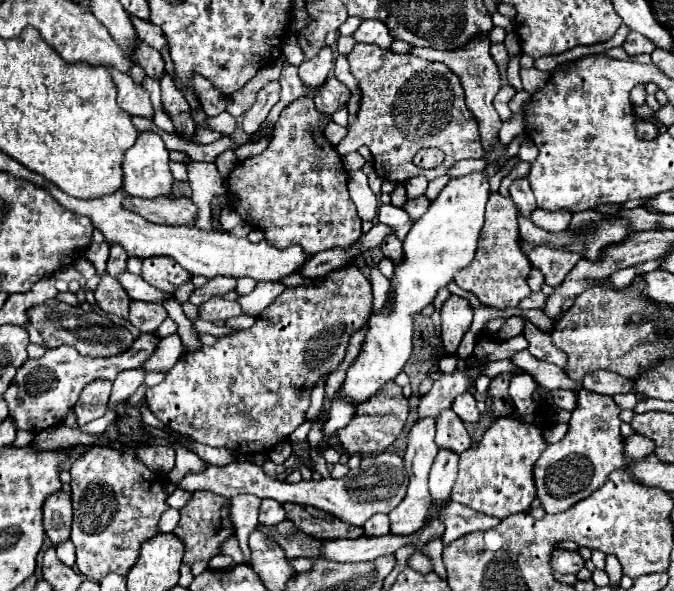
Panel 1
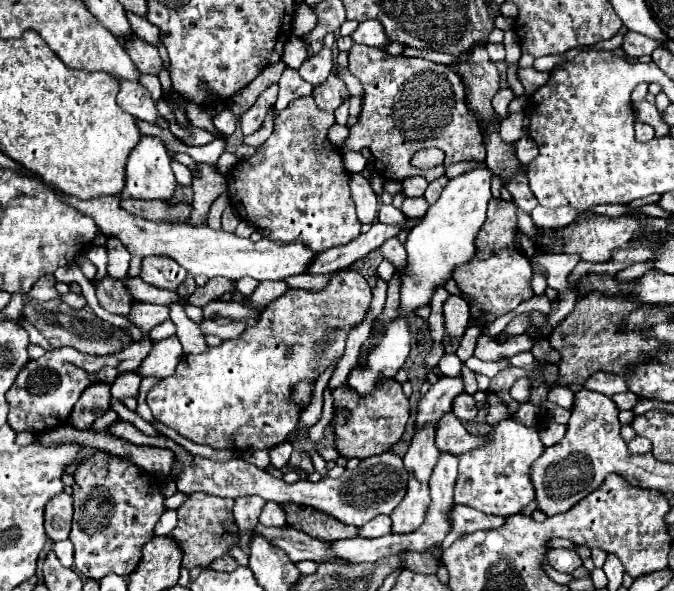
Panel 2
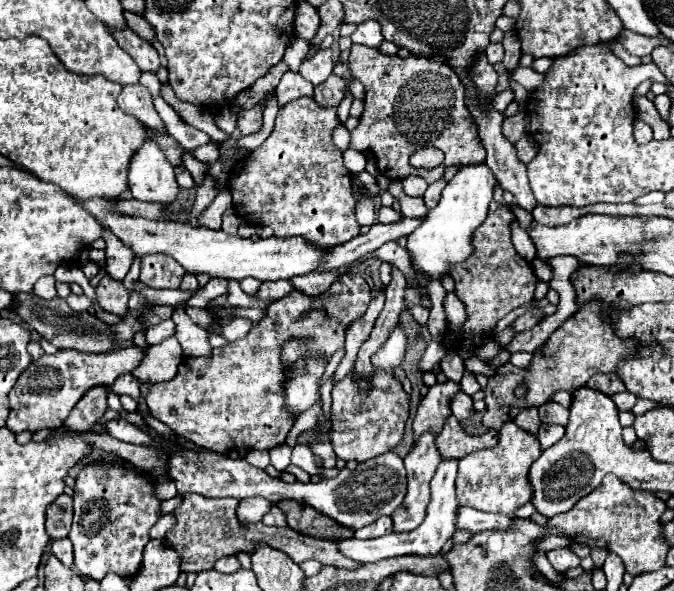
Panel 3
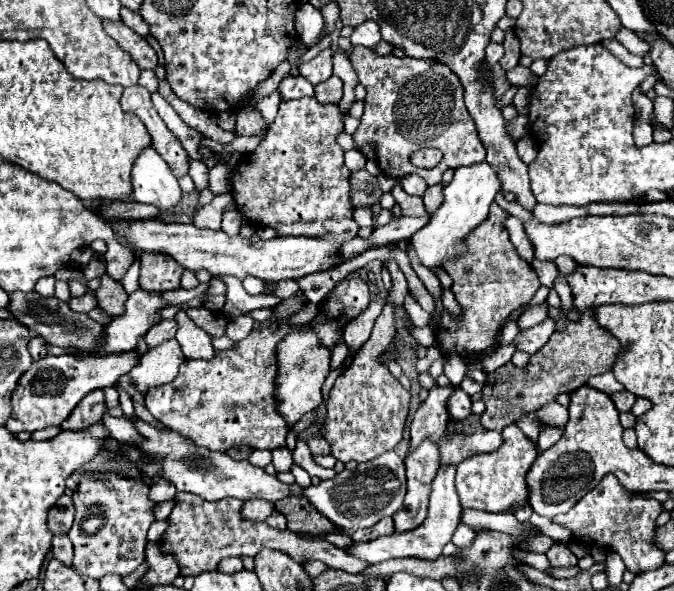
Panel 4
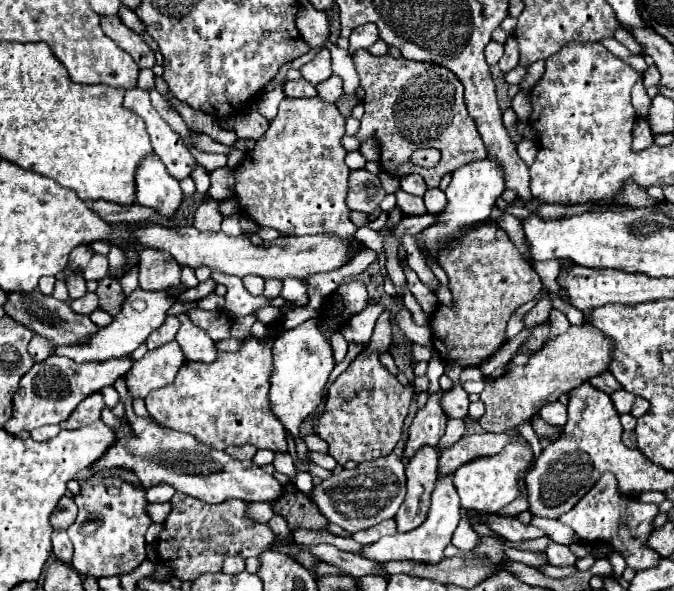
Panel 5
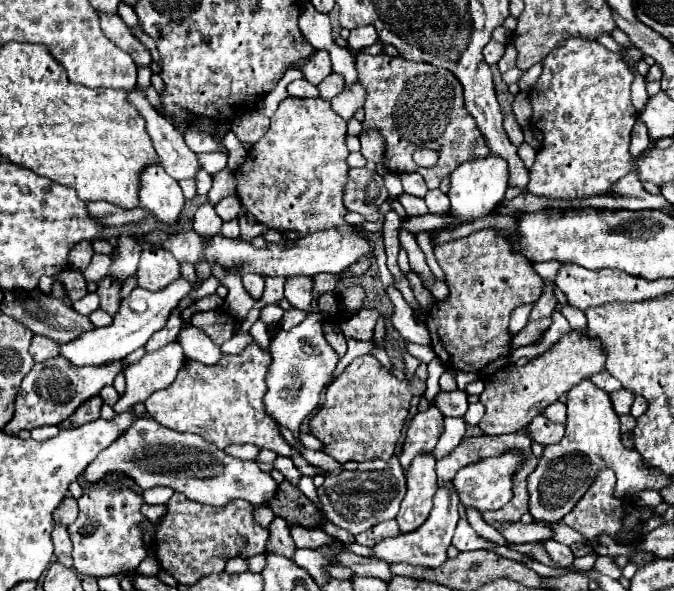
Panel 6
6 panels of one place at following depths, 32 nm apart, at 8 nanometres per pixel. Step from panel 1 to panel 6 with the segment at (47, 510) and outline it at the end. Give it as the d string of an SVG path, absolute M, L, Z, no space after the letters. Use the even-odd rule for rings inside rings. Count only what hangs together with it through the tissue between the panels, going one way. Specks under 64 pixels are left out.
M64 498L64 502L58 504L56 512L54 512L54 522L58 524L72 524L78 516L78 504L74 498Z

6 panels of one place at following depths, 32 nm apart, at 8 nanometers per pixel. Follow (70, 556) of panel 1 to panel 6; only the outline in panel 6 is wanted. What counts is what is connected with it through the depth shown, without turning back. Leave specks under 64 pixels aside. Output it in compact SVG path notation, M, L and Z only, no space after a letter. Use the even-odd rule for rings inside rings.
M54 524L54 528L52 528L52 542L54 542L54 548L56 548L56 556L70 554L72 552L72 542L68 538L66 526Z

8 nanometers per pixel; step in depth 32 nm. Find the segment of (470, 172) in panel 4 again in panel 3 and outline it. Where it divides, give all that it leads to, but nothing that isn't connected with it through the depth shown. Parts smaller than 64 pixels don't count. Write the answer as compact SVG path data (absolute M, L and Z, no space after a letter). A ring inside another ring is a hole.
M474 164L474 166L464 166L456 172L456 176L446 184L442 190L442 198L436 208L432 208L420 228L408 236L408 252L412 256L412 268L416 270L420 290L426 292L426 280L418 270L424 270L430 274L430 278L440 280L450 264L462 262L472 254L472 244L470 238L474 230L486 220L488 214L488 204L492 202L494 196L494 186L496 178L492 170L486 164Z

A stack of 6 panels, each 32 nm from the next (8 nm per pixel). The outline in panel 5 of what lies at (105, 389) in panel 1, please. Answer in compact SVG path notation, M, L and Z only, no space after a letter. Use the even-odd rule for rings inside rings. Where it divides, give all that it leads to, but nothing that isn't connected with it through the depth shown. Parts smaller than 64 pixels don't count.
M96 392L94 396L88 396L88 400L84 400L80 408L76 408L76 412L72 412L72 416L64 420L64 424L60 424L60 428L76 430L82 428L84 424L92 424L94 420L100 420L102 408L104 408L104 398L100 392Z

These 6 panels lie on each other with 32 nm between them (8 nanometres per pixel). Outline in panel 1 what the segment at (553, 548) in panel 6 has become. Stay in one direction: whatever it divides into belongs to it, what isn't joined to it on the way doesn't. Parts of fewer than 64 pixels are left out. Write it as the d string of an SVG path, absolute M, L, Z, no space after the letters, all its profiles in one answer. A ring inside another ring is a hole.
M556 548L552 552L552 562L550 566L556 570L556 572L562 572L562 574L574 574L578 572L582 566L584 566L584 560L578 552L574 550L564 550L564 548Z

